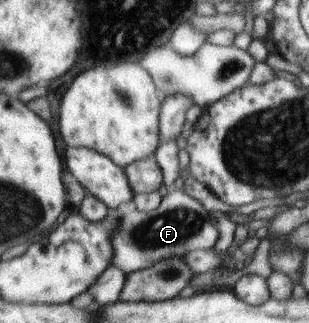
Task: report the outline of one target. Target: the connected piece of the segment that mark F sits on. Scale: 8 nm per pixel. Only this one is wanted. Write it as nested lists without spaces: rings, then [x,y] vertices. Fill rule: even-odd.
[[[178,186],[168,190],[166,196],[150,211],[140,211],[129,201],[121,204],[116,212],[118,232],[112,236],[114,256],[110,260],[110,268],[118,268],[126,274],[150,268],[158,260],[170,256],[183,256],[192,250],[208,250],[218,240],[218,230],[211,224],[212,215]]]

